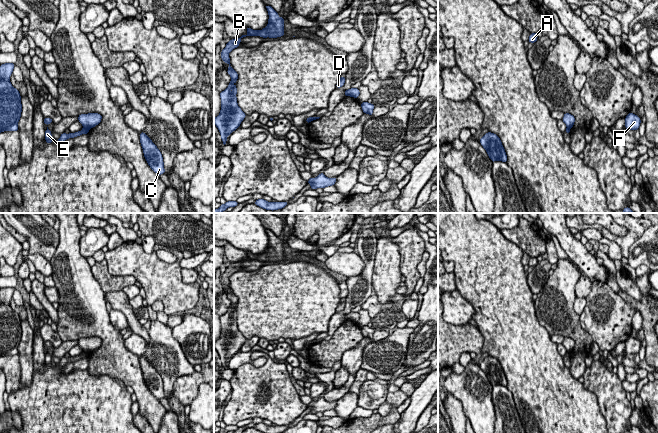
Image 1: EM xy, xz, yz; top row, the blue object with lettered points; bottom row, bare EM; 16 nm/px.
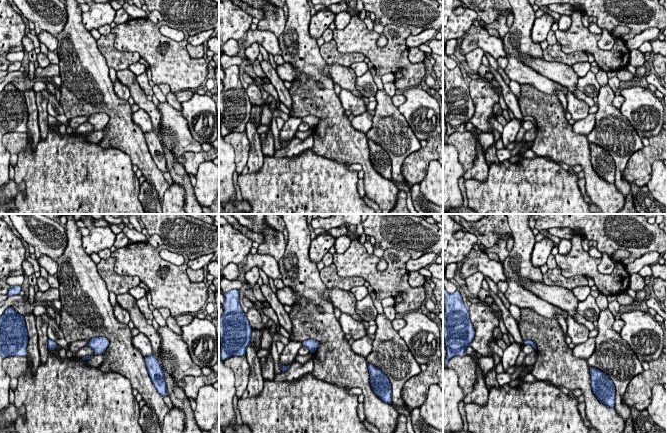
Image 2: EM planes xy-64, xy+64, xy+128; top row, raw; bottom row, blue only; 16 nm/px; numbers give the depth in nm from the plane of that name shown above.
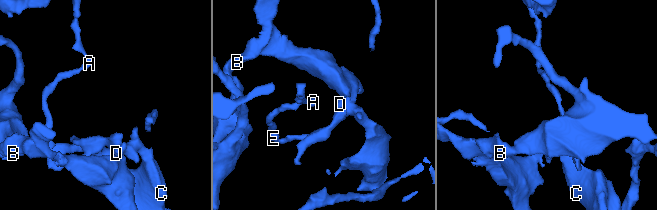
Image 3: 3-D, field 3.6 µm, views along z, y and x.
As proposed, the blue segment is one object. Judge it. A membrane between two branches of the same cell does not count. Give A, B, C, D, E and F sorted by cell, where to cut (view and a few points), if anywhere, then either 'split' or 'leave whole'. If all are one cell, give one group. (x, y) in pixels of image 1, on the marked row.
A E / B C D F | xy (83, 127), (88, 129) | split

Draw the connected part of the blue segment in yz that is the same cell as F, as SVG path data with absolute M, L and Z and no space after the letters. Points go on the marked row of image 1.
M631 112L625 117L626 130L638 130L640 123L641 119Z

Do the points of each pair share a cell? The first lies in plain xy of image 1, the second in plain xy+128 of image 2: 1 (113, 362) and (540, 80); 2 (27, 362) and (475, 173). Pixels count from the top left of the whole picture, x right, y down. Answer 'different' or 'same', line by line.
1: different
2: same

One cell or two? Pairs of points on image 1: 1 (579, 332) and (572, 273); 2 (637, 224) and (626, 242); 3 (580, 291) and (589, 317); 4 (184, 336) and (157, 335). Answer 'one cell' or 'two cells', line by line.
1: one cell
2: one cell
3: two cells
4: two cells

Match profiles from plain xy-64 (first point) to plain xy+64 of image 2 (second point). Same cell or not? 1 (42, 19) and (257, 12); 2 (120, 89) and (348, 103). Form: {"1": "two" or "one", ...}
{"1": "two", "2": "one"}

